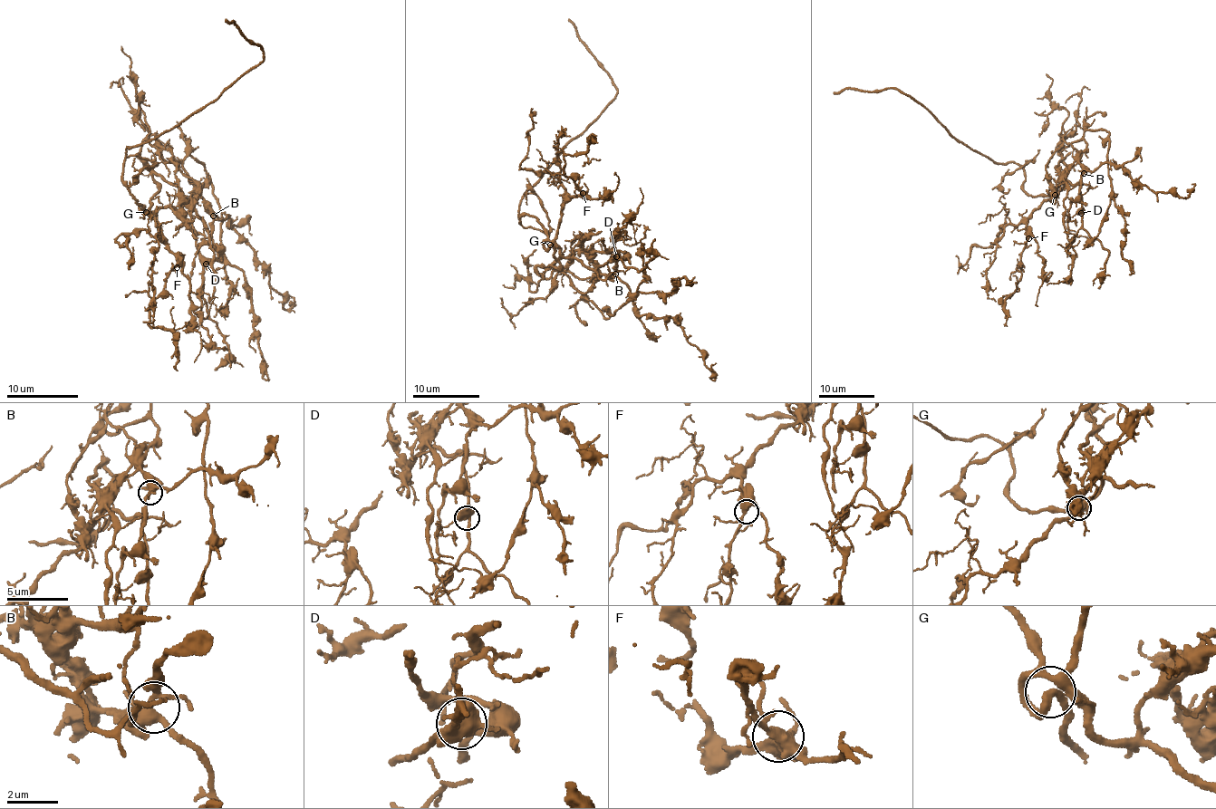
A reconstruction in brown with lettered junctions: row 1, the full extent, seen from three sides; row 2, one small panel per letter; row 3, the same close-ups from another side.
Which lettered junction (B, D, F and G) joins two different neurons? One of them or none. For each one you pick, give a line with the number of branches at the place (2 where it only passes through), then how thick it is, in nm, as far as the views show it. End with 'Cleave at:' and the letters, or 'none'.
Cleave at: none

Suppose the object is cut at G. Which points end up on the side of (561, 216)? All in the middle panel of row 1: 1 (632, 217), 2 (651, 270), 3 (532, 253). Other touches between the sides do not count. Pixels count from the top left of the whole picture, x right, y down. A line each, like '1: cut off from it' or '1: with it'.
1: with it
2: with it
3: cut off from it

